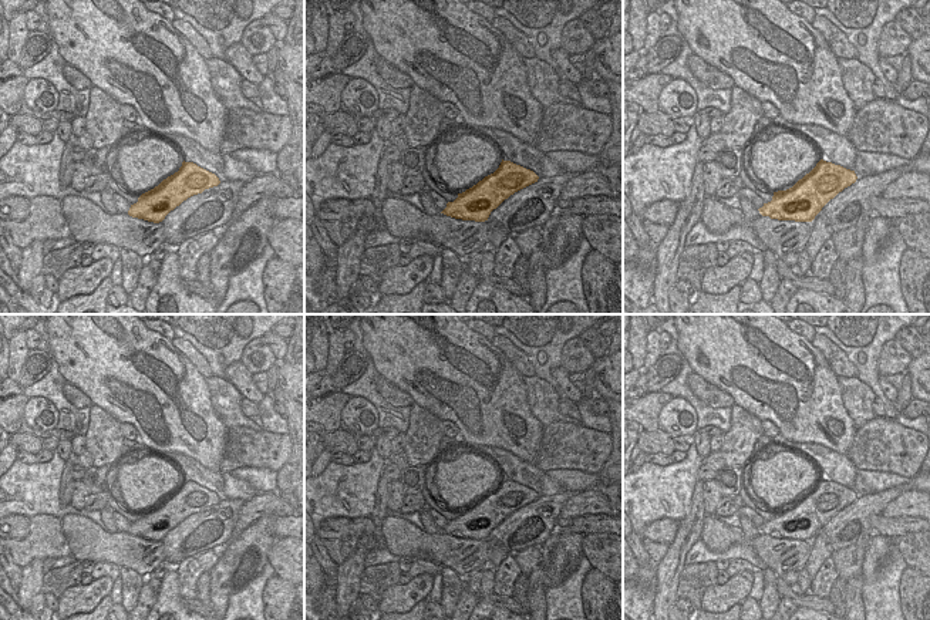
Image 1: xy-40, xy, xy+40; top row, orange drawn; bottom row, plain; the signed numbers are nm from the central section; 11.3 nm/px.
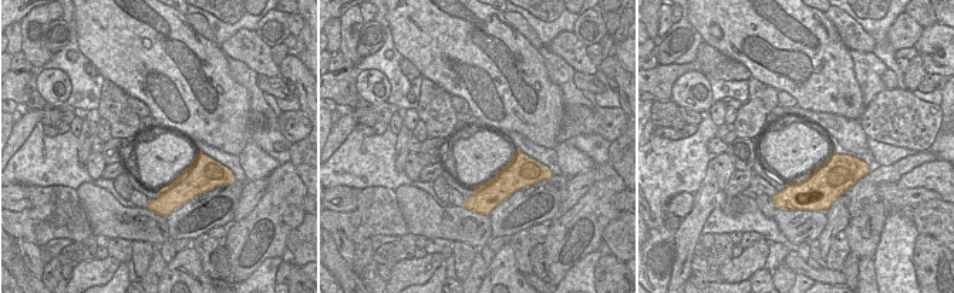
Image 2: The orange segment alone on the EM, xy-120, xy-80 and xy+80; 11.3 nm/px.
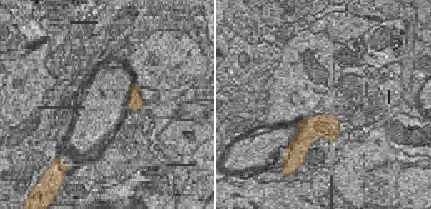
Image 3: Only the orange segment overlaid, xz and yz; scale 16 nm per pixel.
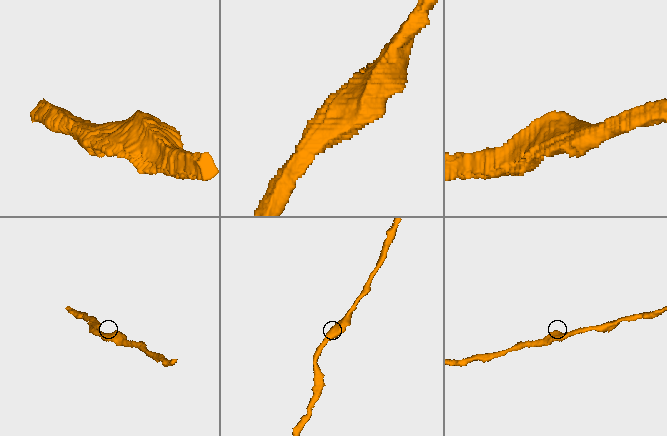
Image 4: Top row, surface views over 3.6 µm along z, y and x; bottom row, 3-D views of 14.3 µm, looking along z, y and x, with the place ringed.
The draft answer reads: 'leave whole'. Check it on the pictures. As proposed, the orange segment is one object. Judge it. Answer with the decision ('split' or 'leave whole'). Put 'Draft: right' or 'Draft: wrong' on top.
Draft: wrong
split

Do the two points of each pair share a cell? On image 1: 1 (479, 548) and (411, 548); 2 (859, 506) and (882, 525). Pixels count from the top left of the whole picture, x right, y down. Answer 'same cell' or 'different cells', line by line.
1: same cell
2: different cells

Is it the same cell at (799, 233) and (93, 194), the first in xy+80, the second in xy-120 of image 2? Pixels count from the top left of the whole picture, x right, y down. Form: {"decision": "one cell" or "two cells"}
{"decision": "one cell"}

